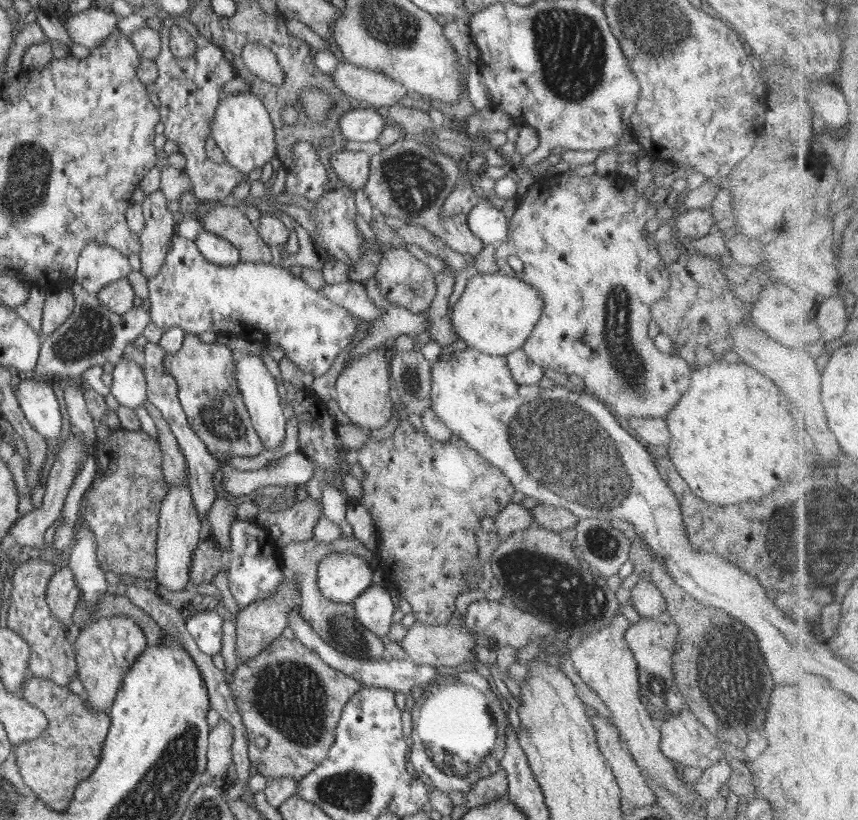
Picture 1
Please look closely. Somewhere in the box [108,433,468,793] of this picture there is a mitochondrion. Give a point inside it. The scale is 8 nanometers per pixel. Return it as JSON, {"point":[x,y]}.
{"point":[288,695]}

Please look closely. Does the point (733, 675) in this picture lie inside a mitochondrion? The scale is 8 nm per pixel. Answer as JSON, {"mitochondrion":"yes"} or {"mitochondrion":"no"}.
{"mitochondrion":"yes"}

